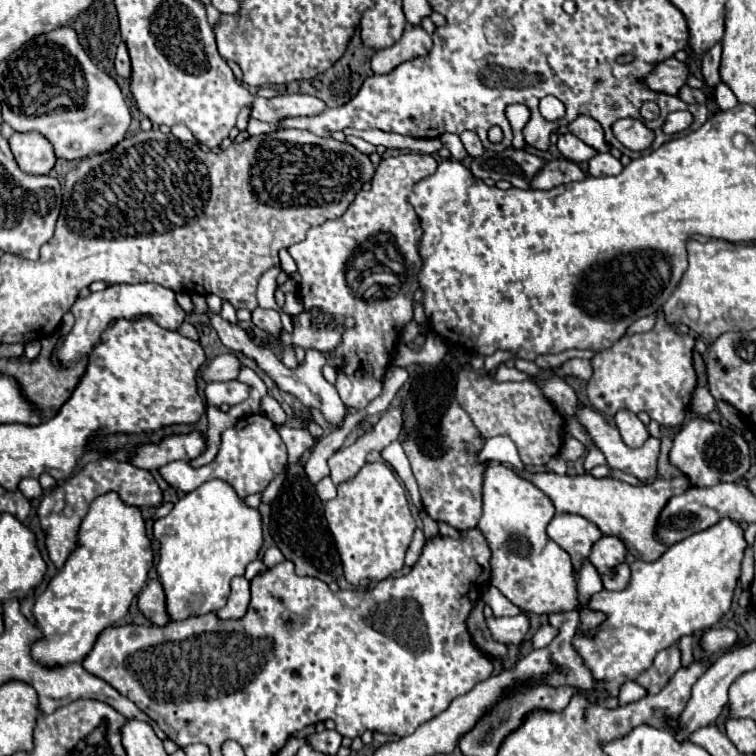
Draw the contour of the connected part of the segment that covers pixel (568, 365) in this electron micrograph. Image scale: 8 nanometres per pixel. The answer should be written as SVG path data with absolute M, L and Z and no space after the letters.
M570 359L556 369L544 369L538 375L526 381L508 381L508 383L494 383L490 377L476 373L472 369L460 371L456 382L456 401L458 405L470 415L478 435L484 439L496 435L508 435L520 453L524 465L544 467L552 457L560 453L562 445L562 415L552 407L552 403L544 397L538 379L548 379L552 375L558 377L578 377L588 381L592 377L592 365L588 359Z

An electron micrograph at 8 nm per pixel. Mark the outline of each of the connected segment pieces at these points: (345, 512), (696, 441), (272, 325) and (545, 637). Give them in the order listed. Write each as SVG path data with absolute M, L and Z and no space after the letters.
M366 463L352 481L338 485L338 495L326 503L324 515L336 539L348 583L374 587L404 567L404 553L412 541L416 521L410 513L404 487L388 465Z
M690 419L682 425L680 433L674 439L674 447L670 451L670 461L676 465L694 487L710 487L716 483L734 483L738 481L750 467L750 453L746 439L730 427L722 427L708 419Z
M256 307L252 311L252 321L256 327L264 329L268 335L272 337L278 337L282 333L282 321L280 321L280 311L276 309L262 309L262 307Z
M546 625L546 627L540 627L540 629L538 629L538 633L532 637L532 643L534 643L536 649L548 647L556 635L558 635L558 629L552 627L552 625Z

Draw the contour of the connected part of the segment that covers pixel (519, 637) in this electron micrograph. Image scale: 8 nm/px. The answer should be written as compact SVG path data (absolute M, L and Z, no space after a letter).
M520 613L518 617L490 617L486 619L486 625L494 641L504 645L520 645L528 633L530 621Z

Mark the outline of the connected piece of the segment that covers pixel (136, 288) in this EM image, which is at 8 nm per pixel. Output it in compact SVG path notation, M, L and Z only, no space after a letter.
M156 283L110 285L106 291L92 293L90 297L78 297L76 303L72 305L72 313L76 317L76 323L74 323L72 331L64 337L64 343L58 351L58 361L60 361L62 369L76 363L80 357L88 355L92 351L92 347L98 343L102 331L116 319L122 319L122 317L130 319L130 317L138 317L138 315L148 315L160 327L164 327L168 331L176 331L176 327L180 327L180 323L186 317L186 313L180 311L180 305L176 303L176 293L172 289L166 289Z

